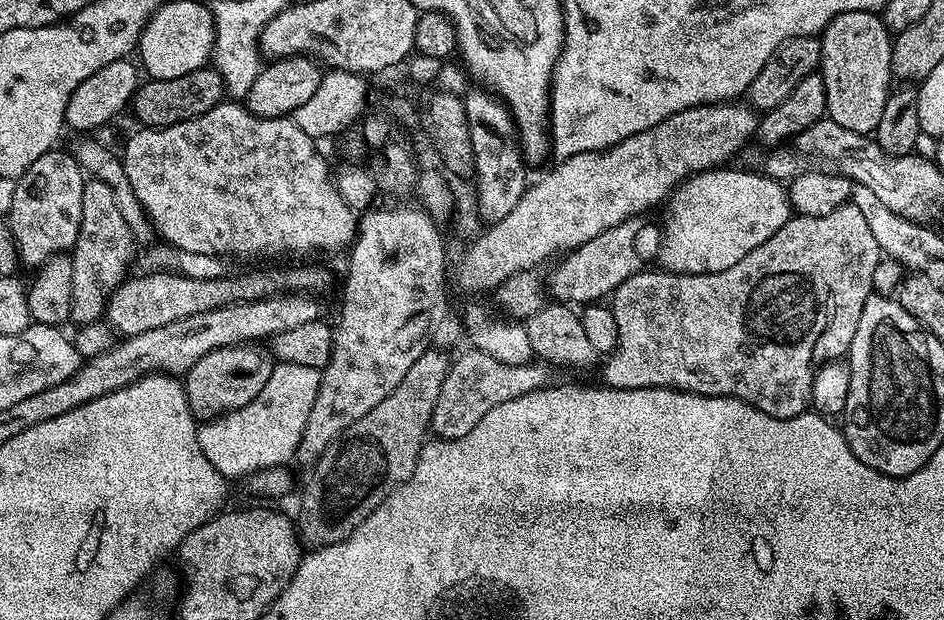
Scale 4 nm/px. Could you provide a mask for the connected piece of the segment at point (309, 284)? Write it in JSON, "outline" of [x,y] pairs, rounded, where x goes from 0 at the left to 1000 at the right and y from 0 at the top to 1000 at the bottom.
{"outline":[[[316,429],[307,432],[303,439],[263,439],[256,445],[236,445],[231,450],[203,450],[196,444],[184,439],[159,439],[147,442],[148,445],[132,452],[123,465],[121,474],[114,482],[111,515],[115,527],[126,540],[141,542],[154,537],[155,532],[163,532],[164,527],[176,526],[179,519],[188,518],[189,513],[201,511],[219,500],[227,500],[240,490],[250,490],[252,485],[276,484],[280,479],[292,476],[296,469],[315,469],[325,473],[342,471],[350,455],[349,439],[339,429]]]}

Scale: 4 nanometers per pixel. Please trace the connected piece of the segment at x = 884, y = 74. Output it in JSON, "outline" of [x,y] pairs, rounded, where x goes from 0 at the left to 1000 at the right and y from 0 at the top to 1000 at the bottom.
{"outline":[[[905,16],[888,23],[873,44],[869,68],[867,121],[875,132],[876,192],[896,203],[896,210],[927,215],[942,148],[947,142],[945,121],[946,53],[936,40],[935,24]]]}

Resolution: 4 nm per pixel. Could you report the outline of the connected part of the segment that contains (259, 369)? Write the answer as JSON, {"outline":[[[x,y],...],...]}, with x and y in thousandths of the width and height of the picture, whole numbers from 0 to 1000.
{"outline":[[[271,552],[245,555],[244,558],[235,558],[231,565],[222,565],[222,571],[210,577],[210,584],[206,584],[206,590],[201,590],[201,597],[194,602],[193,606],[195,634],[201,648],[203,669],[213,679],[224,677],[269,648],[269,642],[273,642],[273,634],[278,631],[278,623],[282,623],[282,616],[286,616],[289,592],[290,576],[287,566]]]}

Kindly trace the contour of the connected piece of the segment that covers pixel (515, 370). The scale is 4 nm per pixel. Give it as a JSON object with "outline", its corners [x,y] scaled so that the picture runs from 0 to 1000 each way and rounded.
{"outline":[[[497,560],[495,566],[476,585],[472,616],[468,616],[464,648],[460,648],[456,697],[466,710],[489,706],[504,685],[506,674],[523,661],[523,655],[544,648],[544,642],[553,642],[553,635],[561,635],[582,618],[583,594],[579,585],[560,584],[540,590],[540,584],[528,584],[528,577],[519,577],[519,571],[511,571],[505,561]]]}

